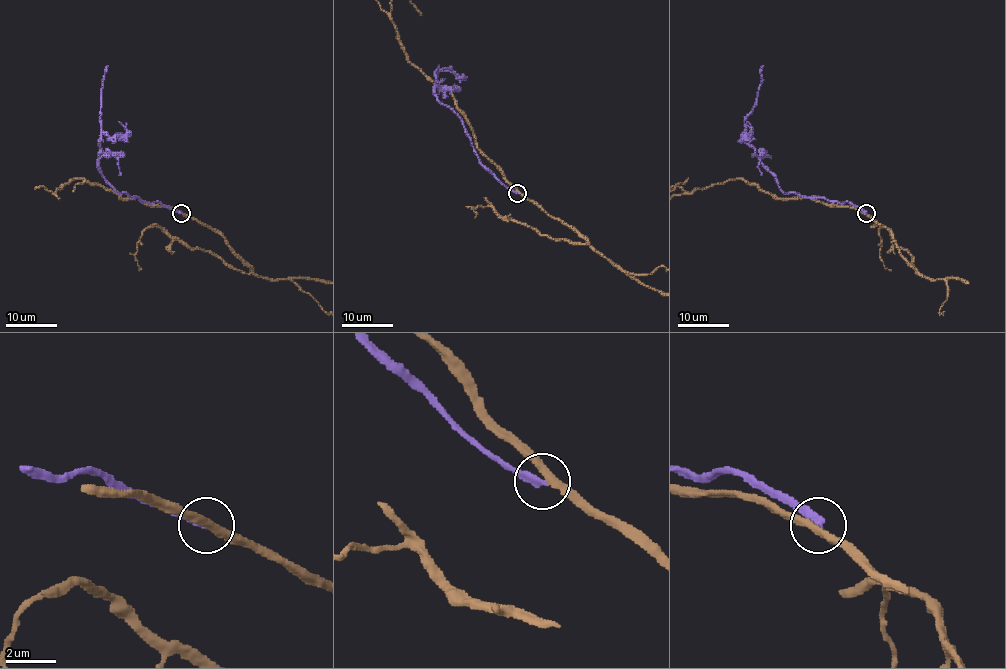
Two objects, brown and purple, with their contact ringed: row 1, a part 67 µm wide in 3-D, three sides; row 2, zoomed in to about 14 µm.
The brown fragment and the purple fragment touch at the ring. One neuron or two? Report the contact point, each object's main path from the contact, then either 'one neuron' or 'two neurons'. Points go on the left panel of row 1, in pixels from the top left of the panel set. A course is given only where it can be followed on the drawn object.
(181, 213) | purple via (181, 213), (157, 202), (145, 202), (127, 193), (118, 193), (99, 169), (100, 92), (108, 65) | two neurons

